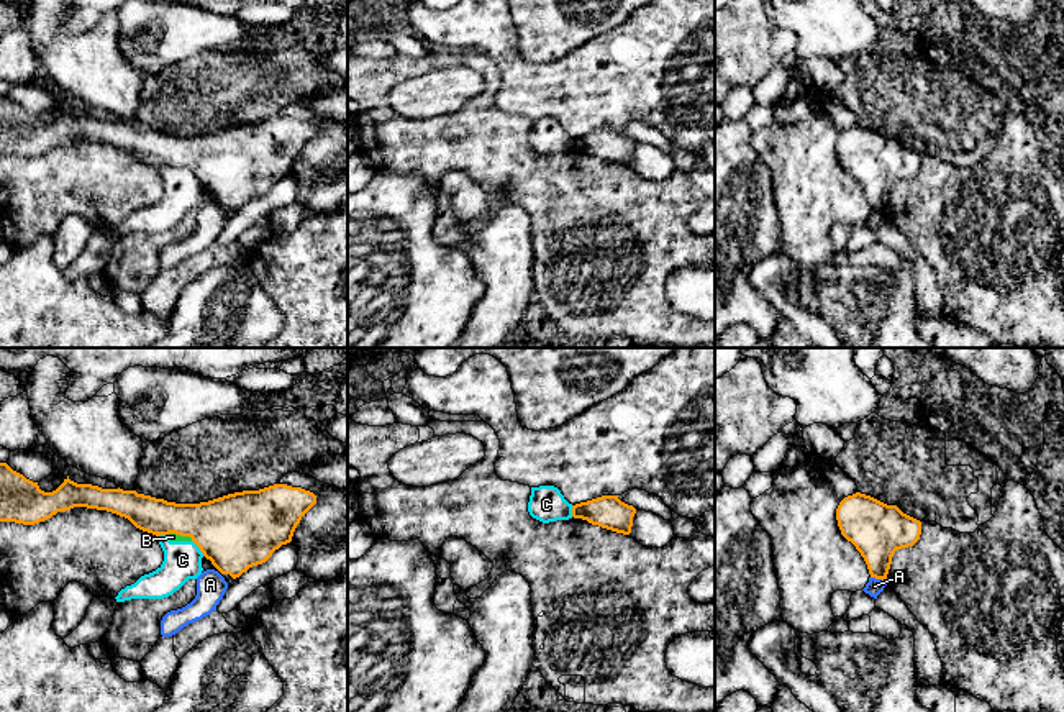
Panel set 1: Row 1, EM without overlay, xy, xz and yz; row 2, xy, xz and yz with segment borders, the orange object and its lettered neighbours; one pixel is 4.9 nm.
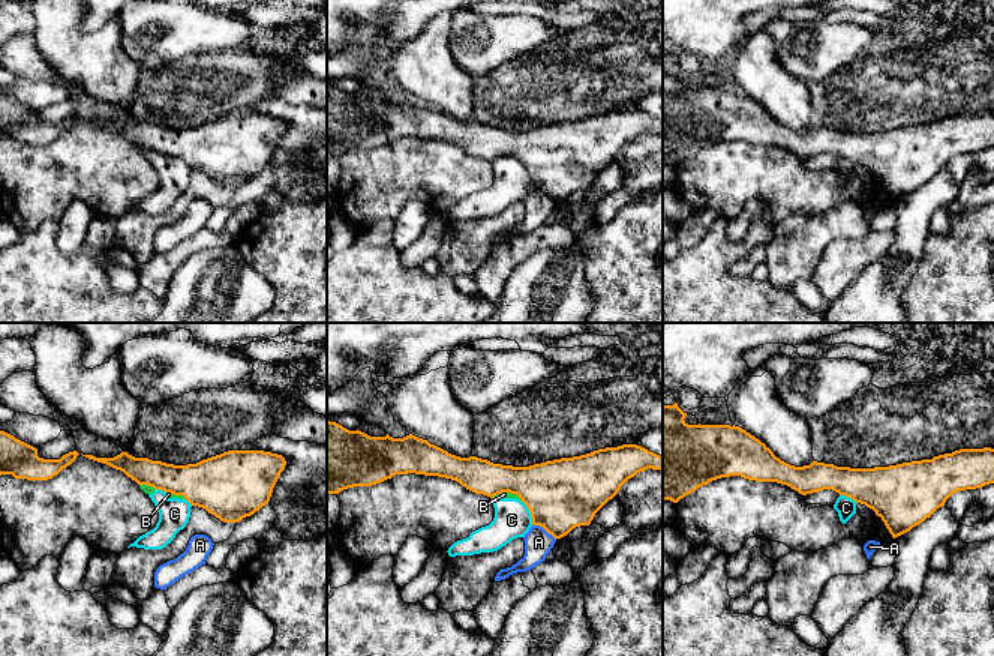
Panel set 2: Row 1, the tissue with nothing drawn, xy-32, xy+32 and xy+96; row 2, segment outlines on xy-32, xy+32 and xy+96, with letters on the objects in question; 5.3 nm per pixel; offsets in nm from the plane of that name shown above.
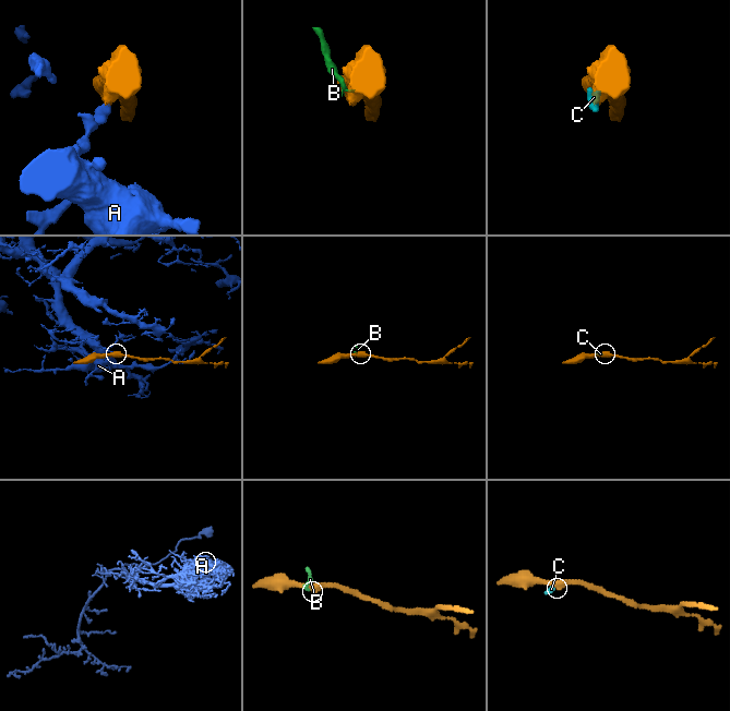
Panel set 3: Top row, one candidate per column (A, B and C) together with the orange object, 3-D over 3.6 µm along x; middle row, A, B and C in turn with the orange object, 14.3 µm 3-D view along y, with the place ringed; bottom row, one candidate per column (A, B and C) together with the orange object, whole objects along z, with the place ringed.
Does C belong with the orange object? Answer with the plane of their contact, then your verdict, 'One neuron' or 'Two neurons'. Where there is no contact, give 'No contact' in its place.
Touches orange in xy. Two neurons

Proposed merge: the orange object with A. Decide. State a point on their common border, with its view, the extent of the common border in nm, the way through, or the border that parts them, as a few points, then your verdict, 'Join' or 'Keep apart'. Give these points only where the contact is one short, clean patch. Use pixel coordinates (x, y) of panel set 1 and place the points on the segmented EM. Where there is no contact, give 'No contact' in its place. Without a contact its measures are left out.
Touches orange at yz (877, 578). Shared border 80 nm. Boundary: yz (871, 576), (884, 581). Keep apart

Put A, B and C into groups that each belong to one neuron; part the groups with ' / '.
A / B C

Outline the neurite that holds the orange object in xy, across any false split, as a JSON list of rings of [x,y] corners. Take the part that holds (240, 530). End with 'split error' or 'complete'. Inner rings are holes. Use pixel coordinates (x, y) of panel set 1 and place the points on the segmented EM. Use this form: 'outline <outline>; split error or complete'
outline [[[0,463],[0,522],[34,525],[74,507],[107,510],[128,518],[136,528],[156,536],[169,533],[190,536],[203,556],[221,574],[230,574],[233,579],[249,568],[266,563],[275,550],[290,543],[302,517],[315,504],[316,495],[313,492],[287,484],[234,492],[200,504],[175,504],[136,491],[77,484],[69,476],[56,491],[44,492],[38,482],[13,471],[7,463]]]; complete

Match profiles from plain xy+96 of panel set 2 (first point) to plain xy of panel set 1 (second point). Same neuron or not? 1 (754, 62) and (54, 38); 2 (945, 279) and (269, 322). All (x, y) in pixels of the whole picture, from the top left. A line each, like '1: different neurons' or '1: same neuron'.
1: same neuron
2: different neurons

